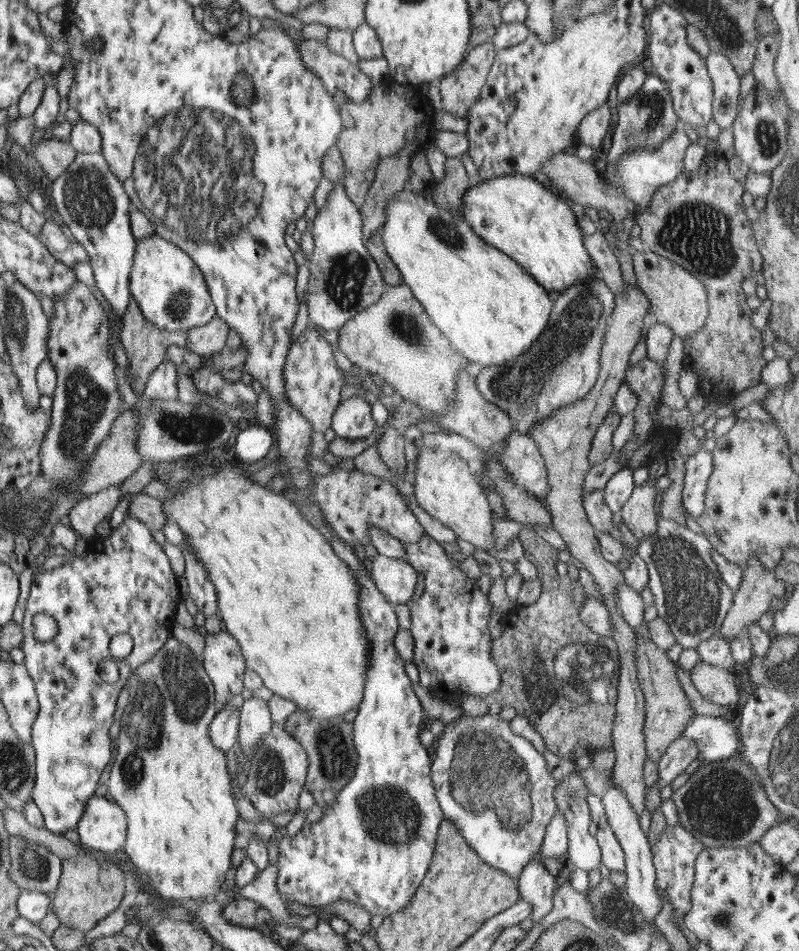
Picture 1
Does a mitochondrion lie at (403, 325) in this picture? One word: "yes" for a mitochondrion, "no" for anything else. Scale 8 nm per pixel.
yes

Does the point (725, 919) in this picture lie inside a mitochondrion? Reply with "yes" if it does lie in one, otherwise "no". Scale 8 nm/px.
yes

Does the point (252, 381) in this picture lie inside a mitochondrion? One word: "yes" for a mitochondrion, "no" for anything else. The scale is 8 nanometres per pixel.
no

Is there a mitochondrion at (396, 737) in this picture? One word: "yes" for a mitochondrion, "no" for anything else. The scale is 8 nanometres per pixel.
no

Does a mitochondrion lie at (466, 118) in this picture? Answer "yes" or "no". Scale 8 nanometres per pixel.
no

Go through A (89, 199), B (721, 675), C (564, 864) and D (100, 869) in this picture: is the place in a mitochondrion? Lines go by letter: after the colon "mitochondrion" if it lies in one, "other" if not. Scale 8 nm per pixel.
A: mitochondrion
B: other
C: other
D: other

